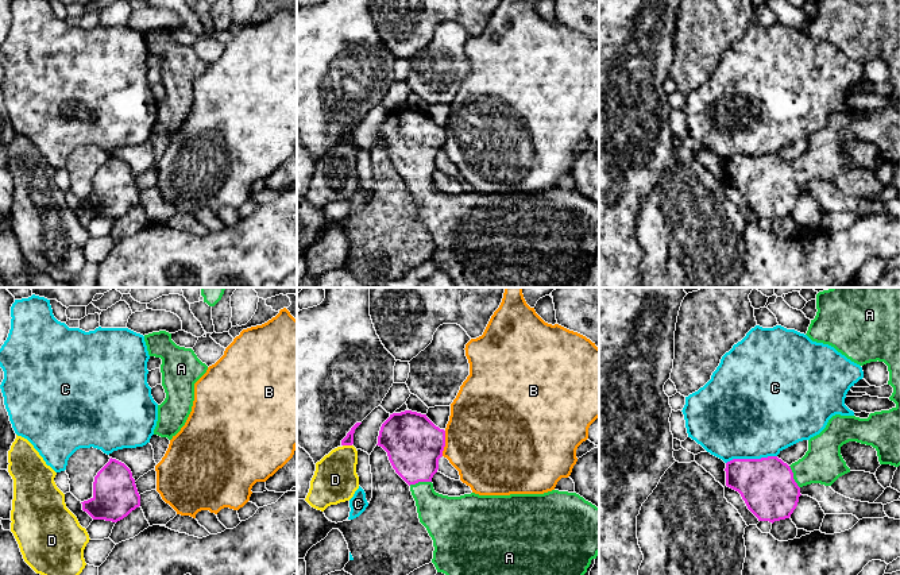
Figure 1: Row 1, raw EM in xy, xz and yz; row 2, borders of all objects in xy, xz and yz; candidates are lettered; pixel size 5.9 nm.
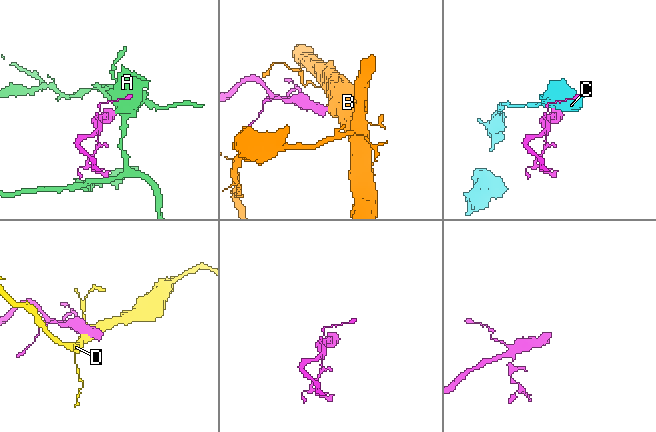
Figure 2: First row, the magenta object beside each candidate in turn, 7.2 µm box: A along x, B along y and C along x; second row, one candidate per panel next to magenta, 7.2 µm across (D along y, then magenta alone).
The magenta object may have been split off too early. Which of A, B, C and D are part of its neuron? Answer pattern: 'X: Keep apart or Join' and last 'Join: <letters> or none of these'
A: Join
B: Keep apart
C: Keep apart
D: Keep apart
Join: A

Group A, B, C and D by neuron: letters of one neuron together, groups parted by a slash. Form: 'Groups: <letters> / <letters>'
Groups: A / B / C / D

